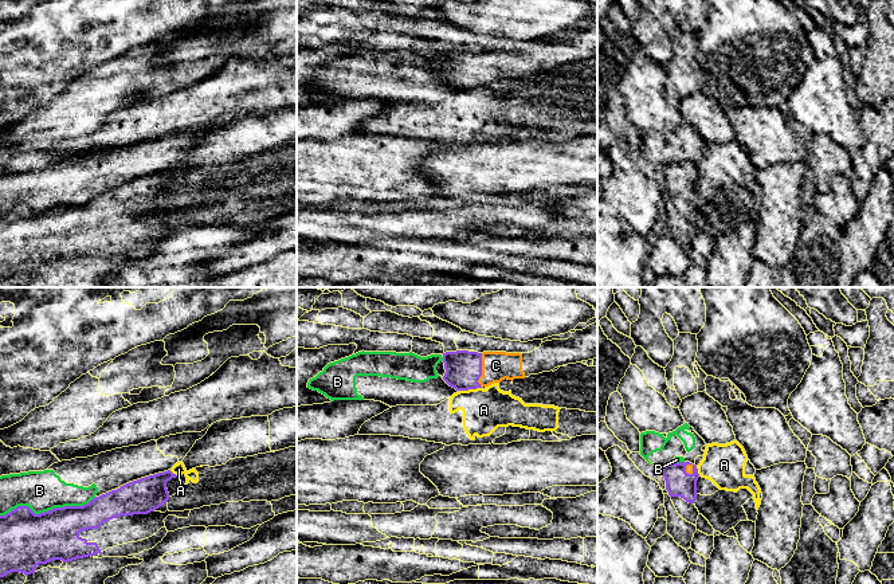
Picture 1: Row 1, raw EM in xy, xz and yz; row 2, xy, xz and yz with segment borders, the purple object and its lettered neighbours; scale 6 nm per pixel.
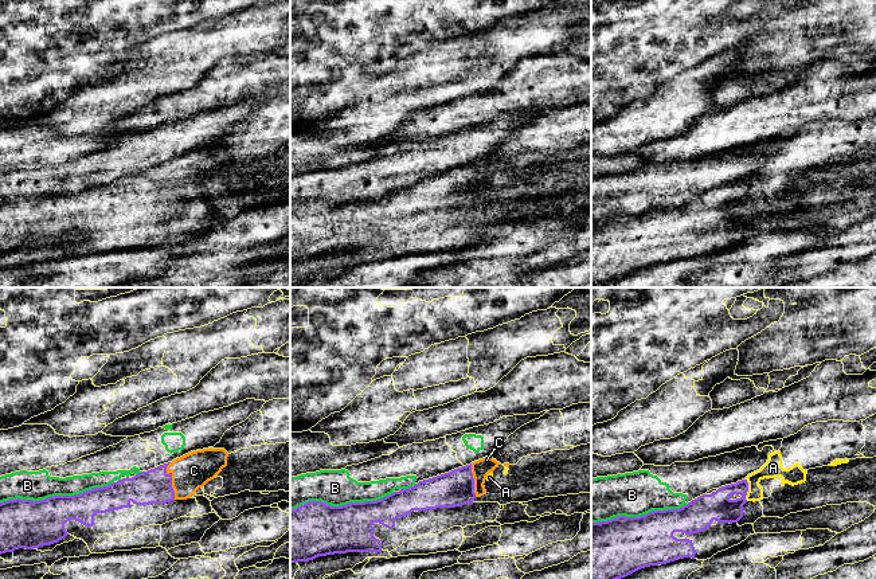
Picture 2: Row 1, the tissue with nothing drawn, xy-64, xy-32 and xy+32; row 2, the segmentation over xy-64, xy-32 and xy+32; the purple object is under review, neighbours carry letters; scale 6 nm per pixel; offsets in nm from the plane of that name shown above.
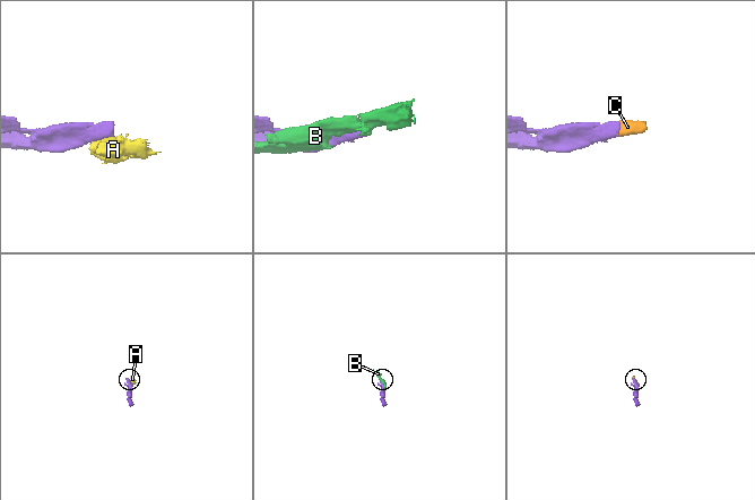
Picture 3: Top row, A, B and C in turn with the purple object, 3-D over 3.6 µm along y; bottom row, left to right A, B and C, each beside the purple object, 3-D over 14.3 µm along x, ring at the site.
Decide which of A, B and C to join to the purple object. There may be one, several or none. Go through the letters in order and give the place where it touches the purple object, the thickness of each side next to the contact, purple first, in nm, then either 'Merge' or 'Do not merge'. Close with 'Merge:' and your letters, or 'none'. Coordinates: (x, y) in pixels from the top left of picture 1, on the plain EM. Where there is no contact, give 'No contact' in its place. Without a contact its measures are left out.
A: Touches purple at xz (470, 87). Thickness 220 nm (purple) against 260 nm. Do not merge
B: Touches purple at xy (48, 210). Thickness 320 nm (purple) against 240 nm. Do not merge
C: Touches purple at xz (481, 70). Thickness 220 nm (purple) against 180 nm. Merge
Merge: C

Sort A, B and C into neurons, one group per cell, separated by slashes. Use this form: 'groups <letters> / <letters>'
groups A / B / C

